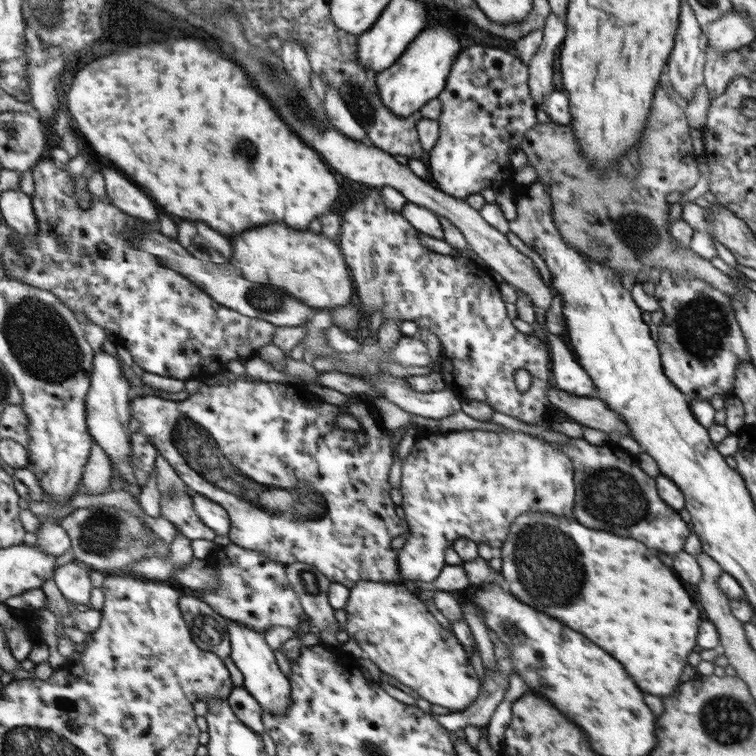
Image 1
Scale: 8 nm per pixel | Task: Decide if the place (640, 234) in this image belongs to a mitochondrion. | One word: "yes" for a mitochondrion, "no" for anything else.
yes

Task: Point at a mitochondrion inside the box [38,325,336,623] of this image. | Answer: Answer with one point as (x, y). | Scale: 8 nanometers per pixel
(202, 455)

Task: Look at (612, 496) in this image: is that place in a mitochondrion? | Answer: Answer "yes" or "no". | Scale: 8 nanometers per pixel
yes

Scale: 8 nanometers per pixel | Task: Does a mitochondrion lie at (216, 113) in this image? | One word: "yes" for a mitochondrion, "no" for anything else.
no

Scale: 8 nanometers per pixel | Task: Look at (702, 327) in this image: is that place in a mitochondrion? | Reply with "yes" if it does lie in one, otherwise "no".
yes

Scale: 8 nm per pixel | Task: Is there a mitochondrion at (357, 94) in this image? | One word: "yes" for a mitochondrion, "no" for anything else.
yes

